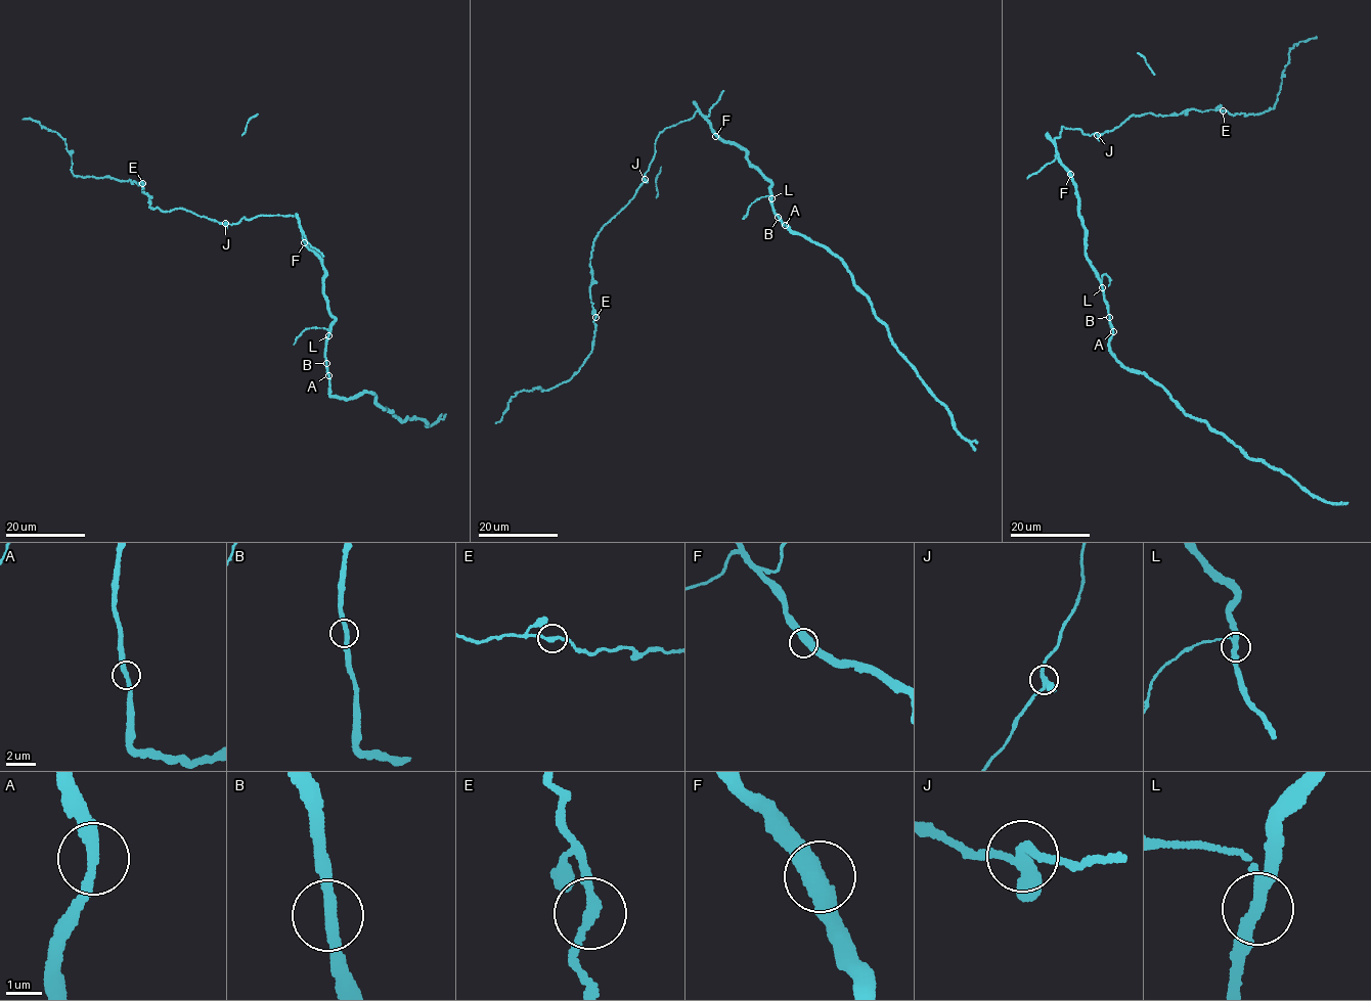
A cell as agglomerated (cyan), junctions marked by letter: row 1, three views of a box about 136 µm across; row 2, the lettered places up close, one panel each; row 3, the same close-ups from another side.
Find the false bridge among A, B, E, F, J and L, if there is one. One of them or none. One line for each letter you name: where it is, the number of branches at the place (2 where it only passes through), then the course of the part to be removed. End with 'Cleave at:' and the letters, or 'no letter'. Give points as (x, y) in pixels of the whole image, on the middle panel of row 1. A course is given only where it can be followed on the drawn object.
Cleave at: no letter

